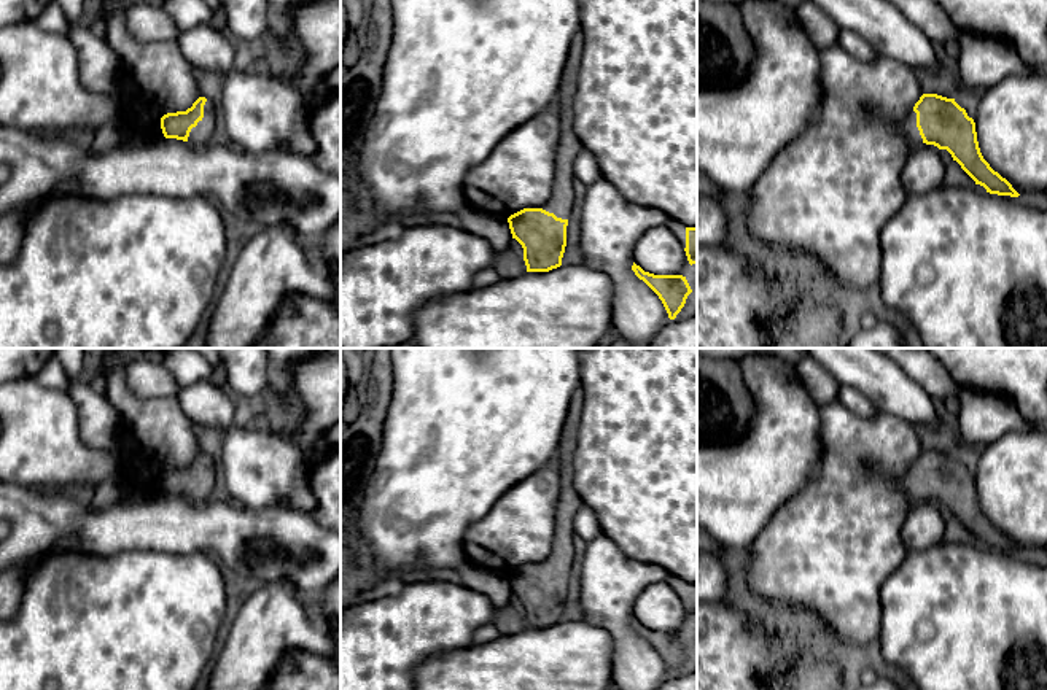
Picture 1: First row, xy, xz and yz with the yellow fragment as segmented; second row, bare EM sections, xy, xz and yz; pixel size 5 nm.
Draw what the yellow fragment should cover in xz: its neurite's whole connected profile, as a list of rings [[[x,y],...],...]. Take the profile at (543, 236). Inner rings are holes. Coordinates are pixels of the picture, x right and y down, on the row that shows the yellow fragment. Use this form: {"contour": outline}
{"contour": [[[565,111],[549,202],[543,208],[524,208],[508,218],[512,238],[524,248],[527,272],[549,272],[562,266],[573,210],[573,164],[581,149],[582,143]]]}

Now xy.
{"contour": [[[199,97],[186,111],[167,113],[161,118],[165,138],[177,138],[202,148],[210,143],[215,132],[213,103]]]}

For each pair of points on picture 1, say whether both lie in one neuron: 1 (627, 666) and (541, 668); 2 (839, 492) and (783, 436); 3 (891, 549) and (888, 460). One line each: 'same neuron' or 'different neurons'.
1: different neurons
2: different neurons
3: same neuron

